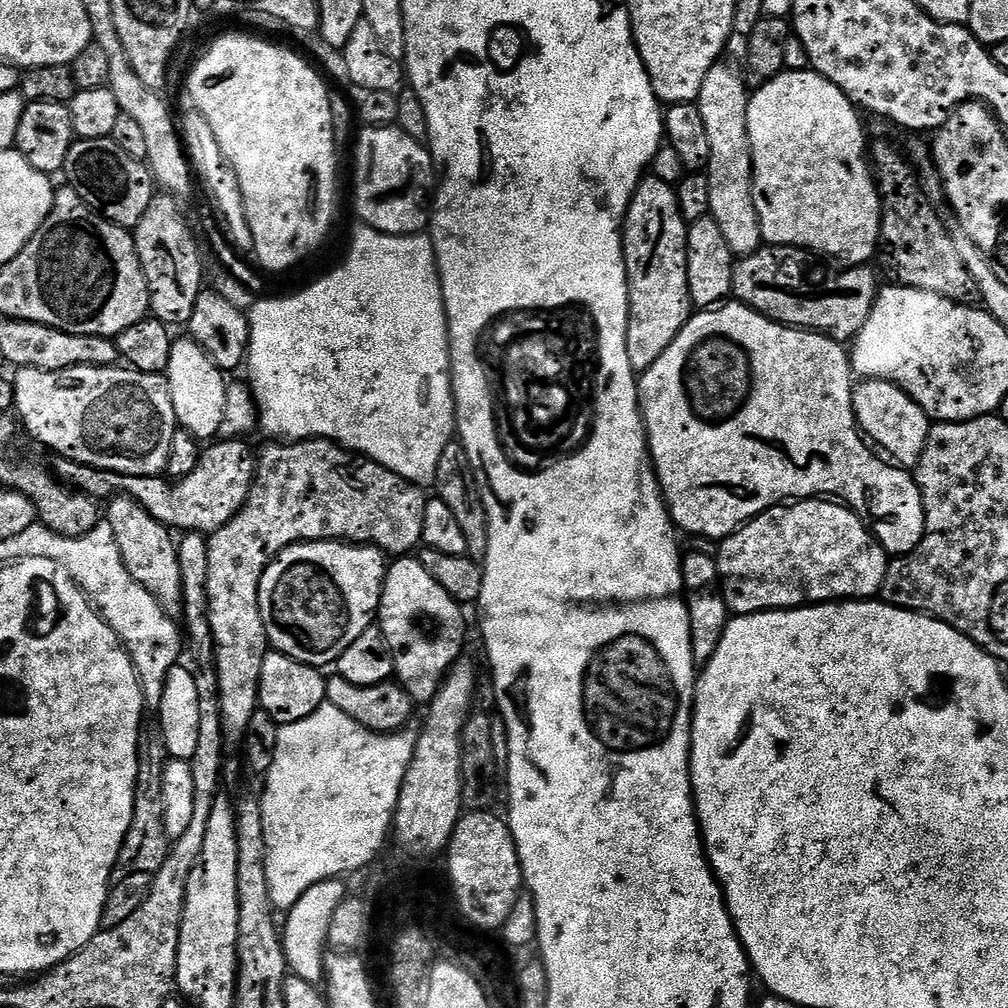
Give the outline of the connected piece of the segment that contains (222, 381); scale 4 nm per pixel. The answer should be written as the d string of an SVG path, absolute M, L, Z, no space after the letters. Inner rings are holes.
M190 338L177 339L170 350L166 379L174 402L177 425L201 442L219 437L228 384L225 373Z

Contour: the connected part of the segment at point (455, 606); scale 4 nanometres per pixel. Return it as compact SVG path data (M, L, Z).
M396 558L388 564L388 572L384 575L384 589L380 595L380 610L378 627L386 638L388 648L392 652L394 676L404 689L411 694L417 705L424 706L436 696L437 690L443 684L445 676L457 660L461 659L464 648L464 635L468 632L468 624L464 621L465 609L430 574L416 558Z

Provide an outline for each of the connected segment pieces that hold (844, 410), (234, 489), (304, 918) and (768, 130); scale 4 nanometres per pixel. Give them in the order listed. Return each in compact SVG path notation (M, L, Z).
M728 302L711 310L697 311L688 325L678 334L678 338L674 338L666 354L662 354L662 358L658 358L658 362L654 362L650 370L642 373L638 387L640 412L644 416L644 431L648 433L648 453L652 455L652 467L656 470L656 477L660 479L660 491L664 494L664 503L667 504L668 512L672 515L673 525L681 533L688 532L689 537L705 536L719 542L737 532L753 516L762 515L768 508L809 498L835 498L851 508L868 525L876 541L893 557L913 552L924 537L924 503L913 473L887 459L879 460L875 456L877 453L866 443L856 423L852 405L854 387L852 362L849 349L841 341L818 332L776 324L745 304Z
M221 438L209 443L201 451L198 466L194 466L190 474L179 477L175 482L163 475L124 476L120 472L102 470L63 458L55 461L57 464L54 472L68 487L84 492L97 502L107 502L116 496L129 496L138 501L142 510L150 514L150 518L162 522L169 530L180 534L211 534L222 530L222 526L226 526L226 522L230 522L230 518L234 518L234 514L242 510L252 489L257 457L254 455L254 448L252 452L251 446L244 443L243 439Z
M333 878L310 886L310 890L306 890L306 894L302 894L302 898L298 898L298 902L287 909L288 921L285 924L283 921L282 924L284 953L291 975L314 985L319 985L324 980L324 957L329 947L330 922L334 919L338 906L342 906L350 892L344 883L343 879Z
M785 70L759 87L748 98L748 137L761 241L768 246L809 248L841 260L844 266L867 265L880 244L880 189L870 163L870 144L864 141L861 113L834 82L811 70Z

